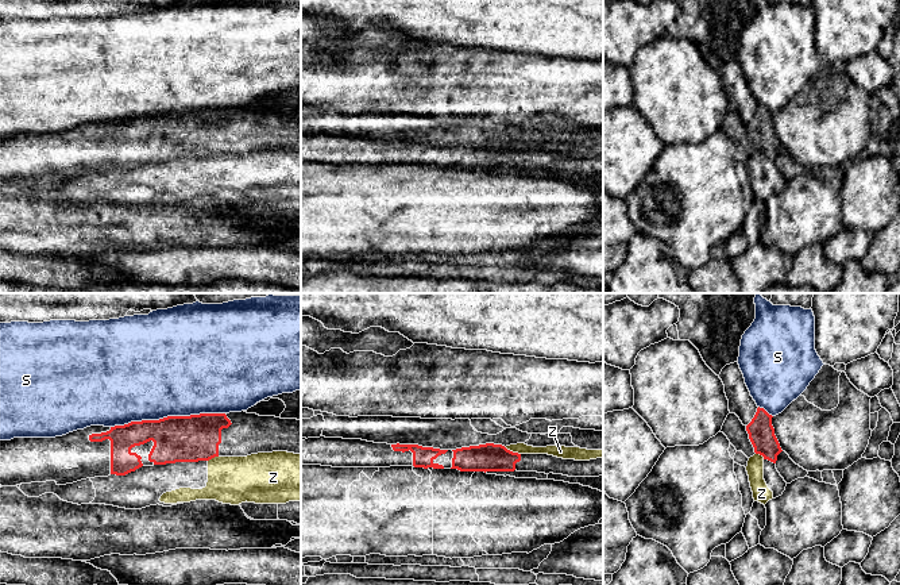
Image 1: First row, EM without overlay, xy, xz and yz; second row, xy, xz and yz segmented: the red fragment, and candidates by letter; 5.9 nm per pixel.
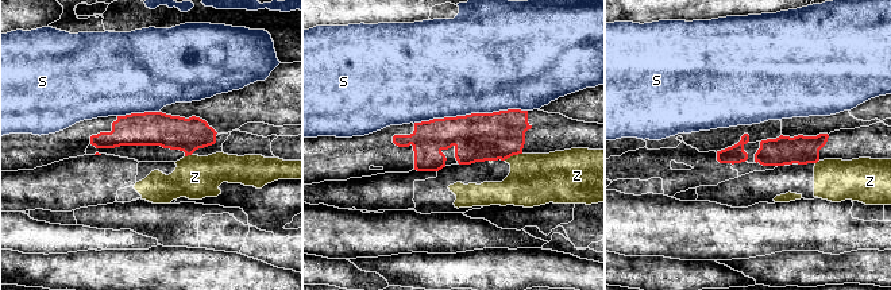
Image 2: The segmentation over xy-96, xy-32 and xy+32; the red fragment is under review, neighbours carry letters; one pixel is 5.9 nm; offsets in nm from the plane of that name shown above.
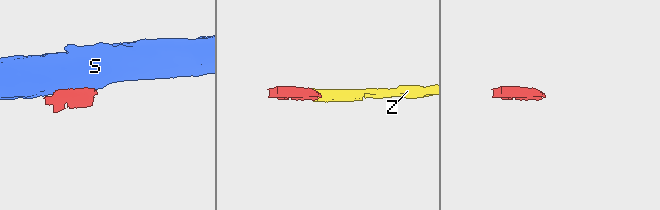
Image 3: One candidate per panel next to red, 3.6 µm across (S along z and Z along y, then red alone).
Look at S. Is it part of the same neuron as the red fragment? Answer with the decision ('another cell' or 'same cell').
another cell

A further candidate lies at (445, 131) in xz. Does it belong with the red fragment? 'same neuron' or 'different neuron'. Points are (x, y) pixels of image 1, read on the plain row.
different neuron

